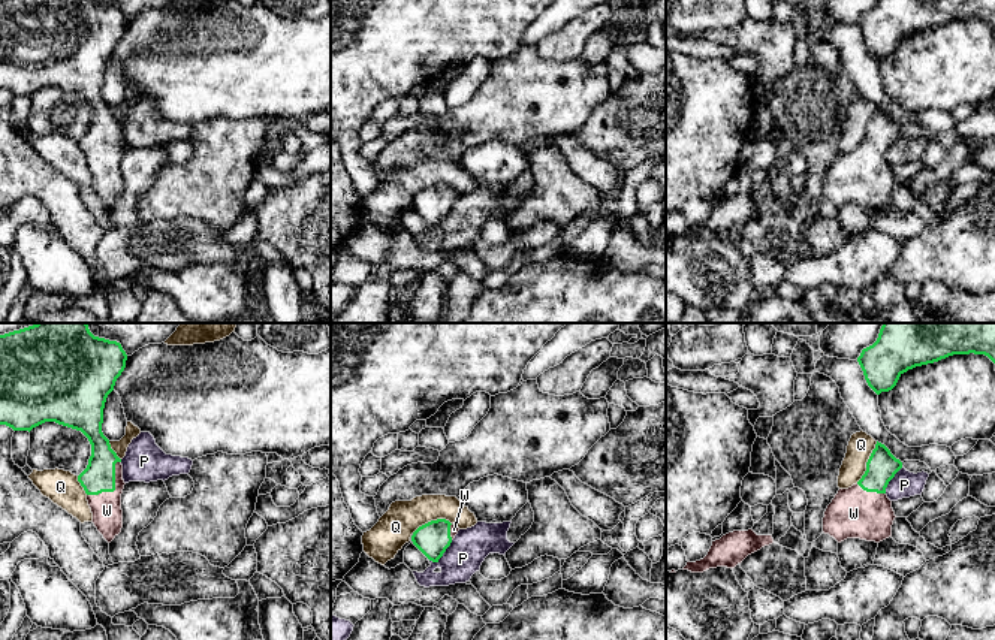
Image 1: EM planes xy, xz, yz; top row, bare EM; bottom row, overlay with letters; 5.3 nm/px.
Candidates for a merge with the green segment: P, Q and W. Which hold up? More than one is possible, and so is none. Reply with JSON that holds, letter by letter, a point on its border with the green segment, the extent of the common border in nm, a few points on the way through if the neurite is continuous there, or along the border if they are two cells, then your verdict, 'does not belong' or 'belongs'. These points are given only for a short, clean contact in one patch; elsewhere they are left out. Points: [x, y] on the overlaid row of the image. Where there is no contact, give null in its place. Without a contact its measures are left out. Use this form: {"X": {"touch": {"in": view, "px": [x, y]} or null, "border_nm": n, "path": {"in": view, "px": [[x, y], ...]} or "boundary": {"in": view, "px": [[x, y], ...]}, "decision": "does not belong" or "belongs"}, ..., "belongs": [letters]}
{"P": {"touch": {"in": "xz", "px": [442, 555]}, "border_nm": 170, "boundary": {"in": "xz", "px": [[452, 540], [436, 561], [428, 560]]}, "decision": "does not belong"}, "Q": {"touch": {"in": "yz", "px": [867, 462]}, "border_nm": 260, "boundary": {"in": "yz", "px": [[877, 441], [867, 462], [865, 473], [856, 482]]}, "decision": "does not belong"}, "W": {"touch": {"in": "xy", "px": [114, 488]}, "border_nm": 260, "decision": "belongs"}, "belongs": ["W"]}

